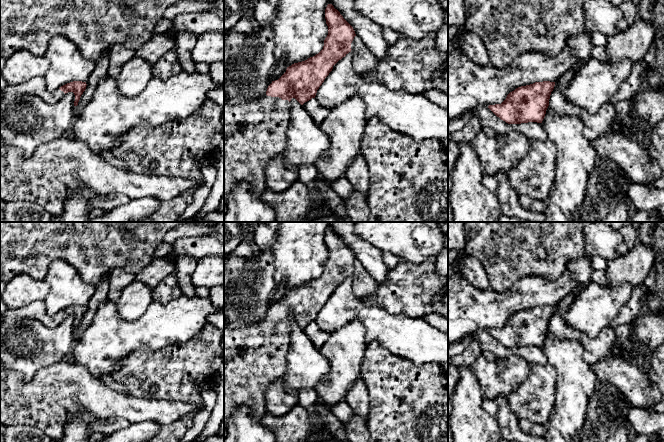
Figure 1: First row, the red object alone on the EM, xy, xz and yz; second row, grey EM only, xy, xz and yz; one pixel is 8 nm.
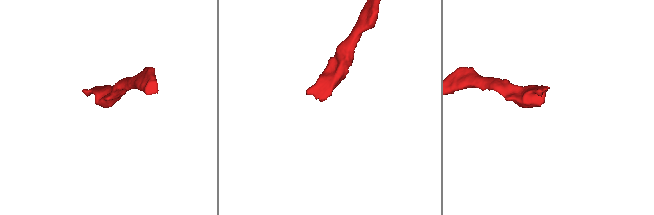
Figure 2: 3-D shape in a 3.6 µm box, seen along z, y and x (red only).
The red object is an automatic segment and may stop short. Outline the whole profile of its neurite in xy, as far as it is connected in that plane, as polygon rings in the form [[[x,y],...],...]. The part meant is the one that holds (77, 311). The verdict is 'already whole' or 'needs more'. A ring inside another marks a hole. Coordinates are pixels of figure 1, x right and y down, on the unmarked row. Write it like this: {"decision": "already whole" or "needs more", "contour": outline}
{"decision": "needs more", "contour": [[[37,300],[20,308],[8,309],[5,314],[1,316],[1,319],[8,317],[14,319],[34,319],[49,328],[53,328],[58,326],[66,317],[73,316],[75,319],[74,330],[77,330],[86,310],[86,306],[73,305],[61,310],[54,316],[49,316],[44,300]]]}

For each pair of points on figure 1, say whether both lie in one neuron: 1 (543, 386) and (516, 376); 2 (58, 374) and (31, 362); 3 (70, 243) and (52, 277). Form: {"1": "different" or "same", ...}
{"1": "different", "2": "different", "3": "different"}

